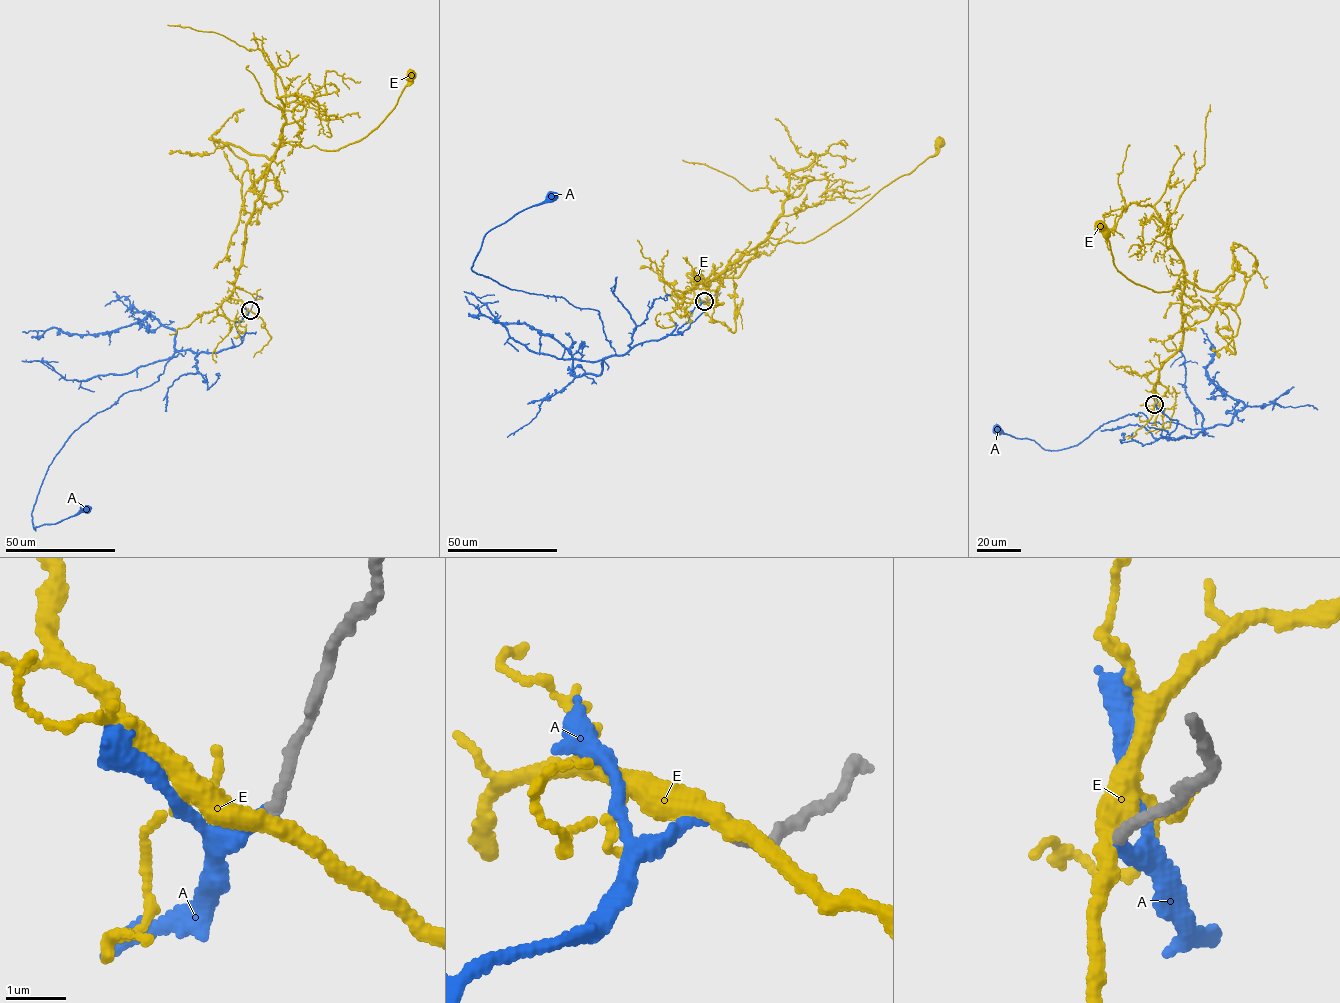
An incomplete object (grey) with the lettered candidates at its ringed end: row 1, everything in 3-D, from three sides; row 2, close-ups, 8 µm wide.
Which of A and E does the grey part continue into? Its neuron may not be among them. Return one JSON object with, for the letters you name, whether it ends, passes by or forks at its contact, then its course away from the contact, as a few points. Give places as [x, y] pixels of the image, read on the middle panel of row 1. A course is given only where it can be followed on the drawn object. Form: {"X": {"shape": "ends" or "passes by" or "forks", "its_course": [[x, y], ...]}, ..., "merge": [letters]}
{"A": {"shape": "ends", "its_course": [[704, 301], [678, 329], [682, 334], [617, 355], [598, 310], [514, 290], [471, 269], [491, 229], [558, 194]]}, "merge": ["A"]}

